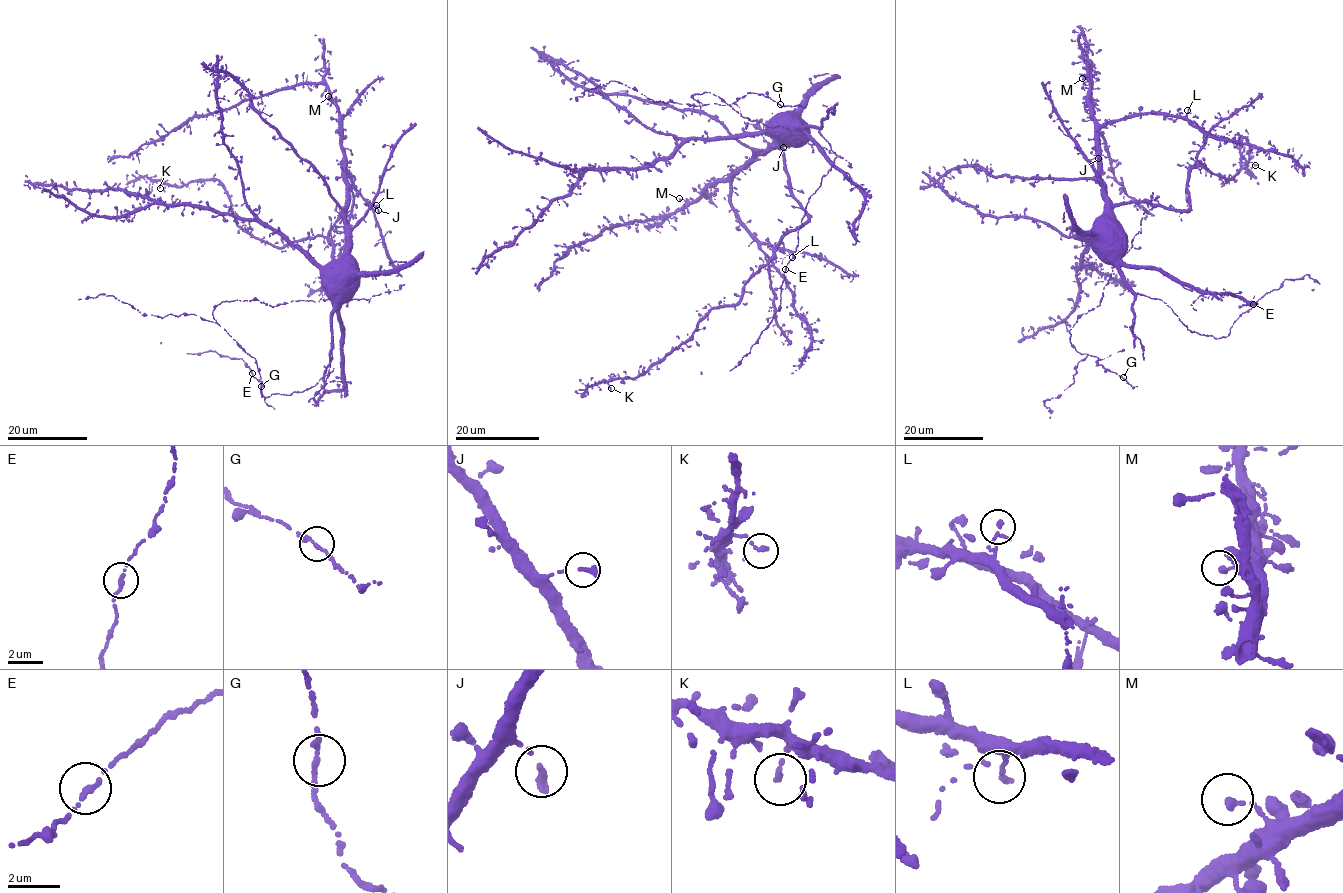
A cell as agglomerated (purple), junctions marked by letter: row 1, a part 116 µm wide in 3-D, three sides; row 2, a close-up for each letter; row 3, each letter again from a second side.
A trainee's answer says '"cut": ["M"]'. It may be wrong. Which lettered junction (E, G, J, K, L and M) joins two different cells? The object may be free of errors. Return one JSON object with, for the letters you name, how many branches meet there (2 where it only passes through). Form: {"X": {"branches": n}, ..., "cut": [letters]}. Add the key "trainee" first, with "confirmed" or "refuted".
{"trainee": "refuted", "cut": []}

